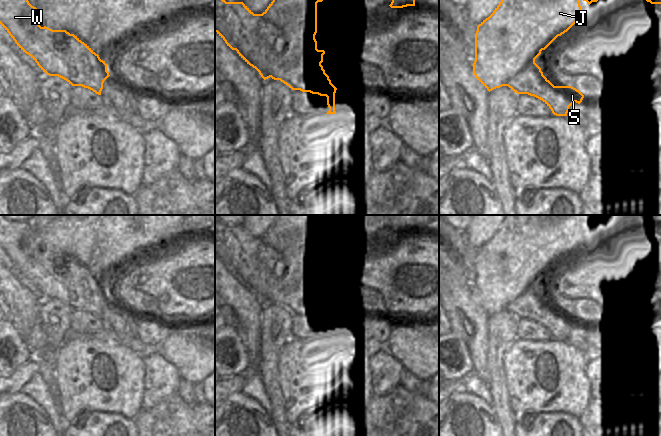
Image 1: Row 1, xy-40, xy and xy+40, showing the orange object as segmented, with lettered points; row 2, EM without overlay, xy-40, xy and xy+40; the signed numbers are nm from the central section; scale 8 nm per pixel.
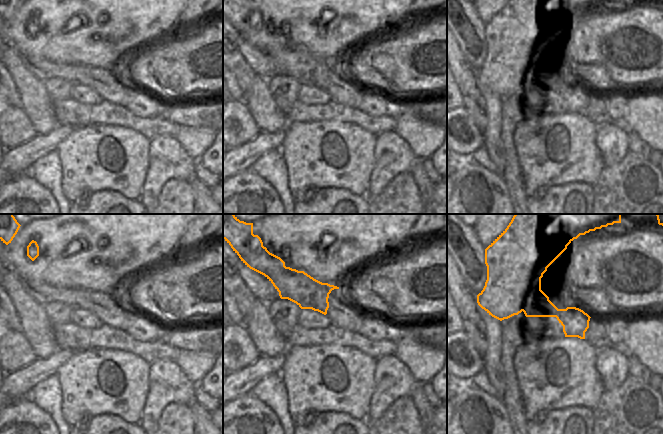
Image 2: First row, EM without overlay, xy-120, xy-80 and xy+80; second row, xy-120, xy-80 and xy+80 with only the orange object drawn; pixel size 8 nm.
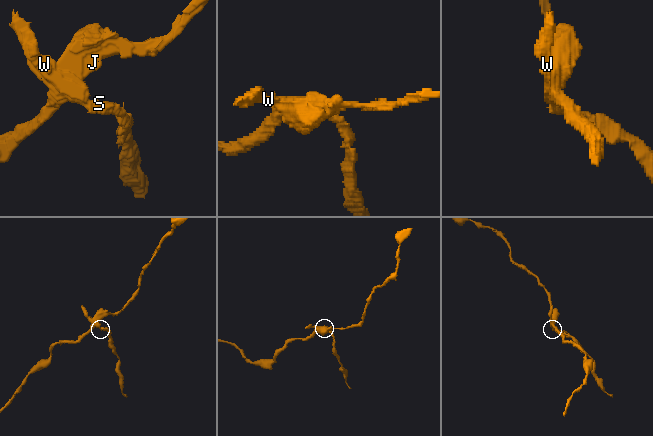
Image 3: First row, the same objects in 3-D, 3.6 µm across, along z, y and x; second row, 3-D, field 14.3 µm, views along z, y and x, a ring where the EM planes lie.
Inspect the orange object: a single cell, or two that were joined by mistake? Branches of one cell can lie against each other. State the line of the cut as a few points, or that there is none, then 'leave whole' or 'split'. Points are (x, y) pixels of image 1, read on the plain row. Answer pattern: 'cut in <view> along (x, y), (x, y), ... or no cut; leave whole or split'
cut in xy along (260, 238), (282, 255), (292, 273), (300, 266), (316, 272); split

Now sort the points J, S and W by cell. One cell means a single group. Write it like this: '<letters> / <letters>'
J / S W

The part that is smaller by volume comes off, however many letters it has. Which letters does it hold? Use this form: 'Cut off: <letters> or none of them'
Cut off: S, W

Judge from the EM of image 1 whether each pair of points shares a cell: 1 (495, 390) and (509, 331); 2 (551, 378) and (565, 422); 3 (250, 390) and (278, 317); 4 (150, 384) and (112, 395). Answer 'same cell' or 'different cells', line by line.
1: same cell
2: different cells
3: different cells
4: different cells

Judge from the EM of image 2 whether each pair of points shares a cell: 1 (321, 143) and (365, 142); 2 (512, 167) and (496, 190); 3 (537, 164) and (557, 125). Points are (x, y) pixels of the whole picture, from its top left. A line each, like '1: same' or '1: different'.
1: same
2: different
3: same

